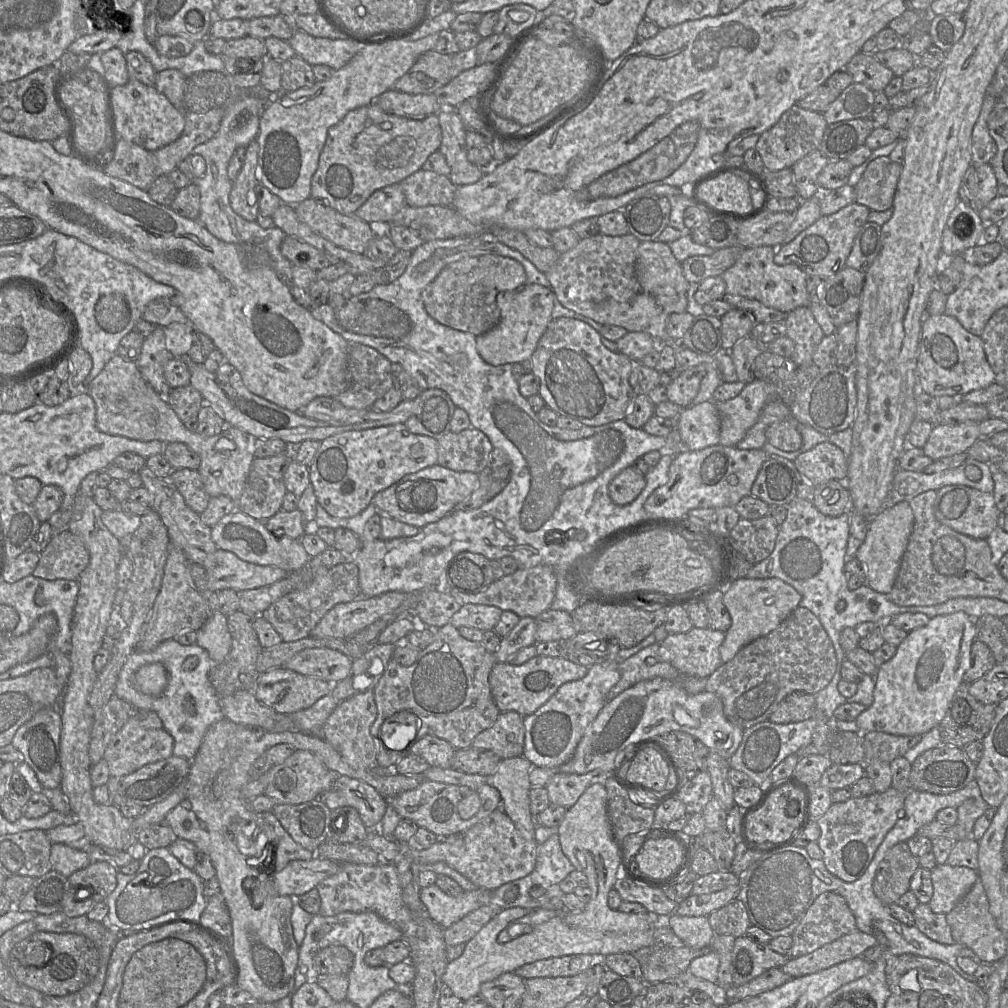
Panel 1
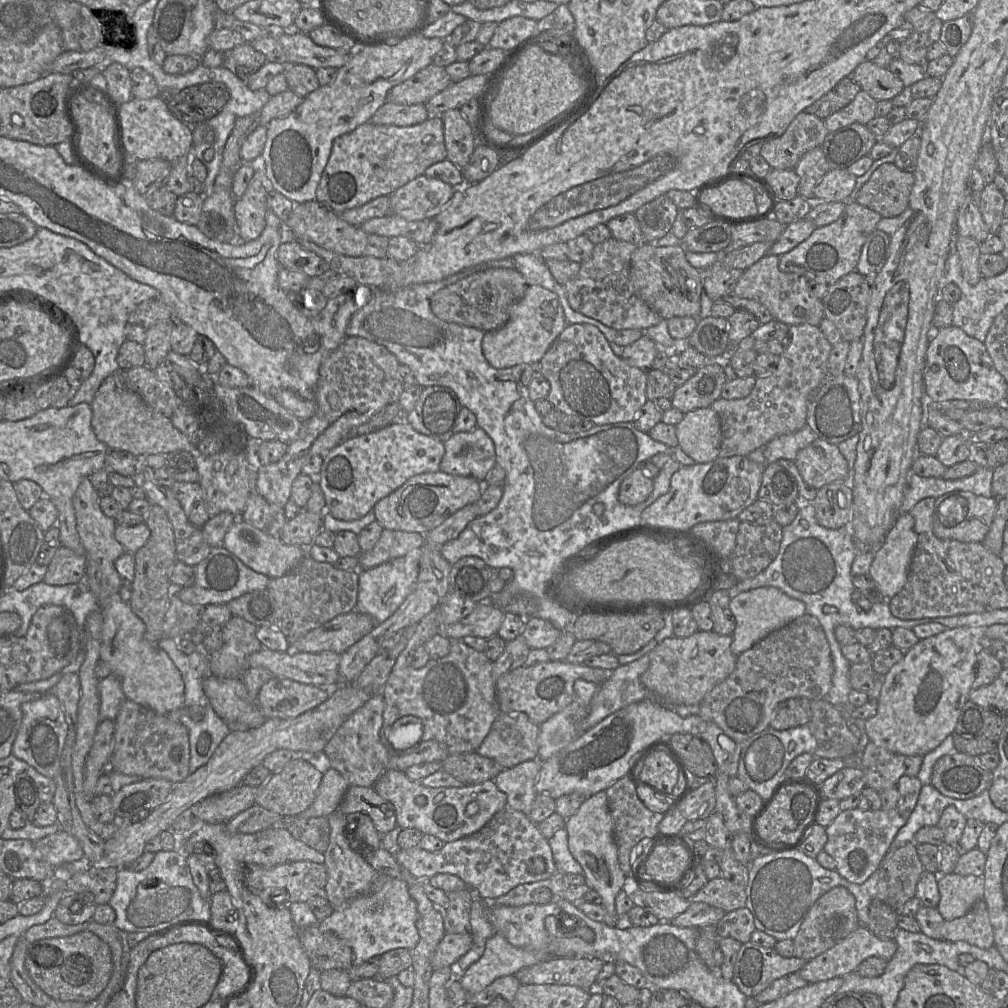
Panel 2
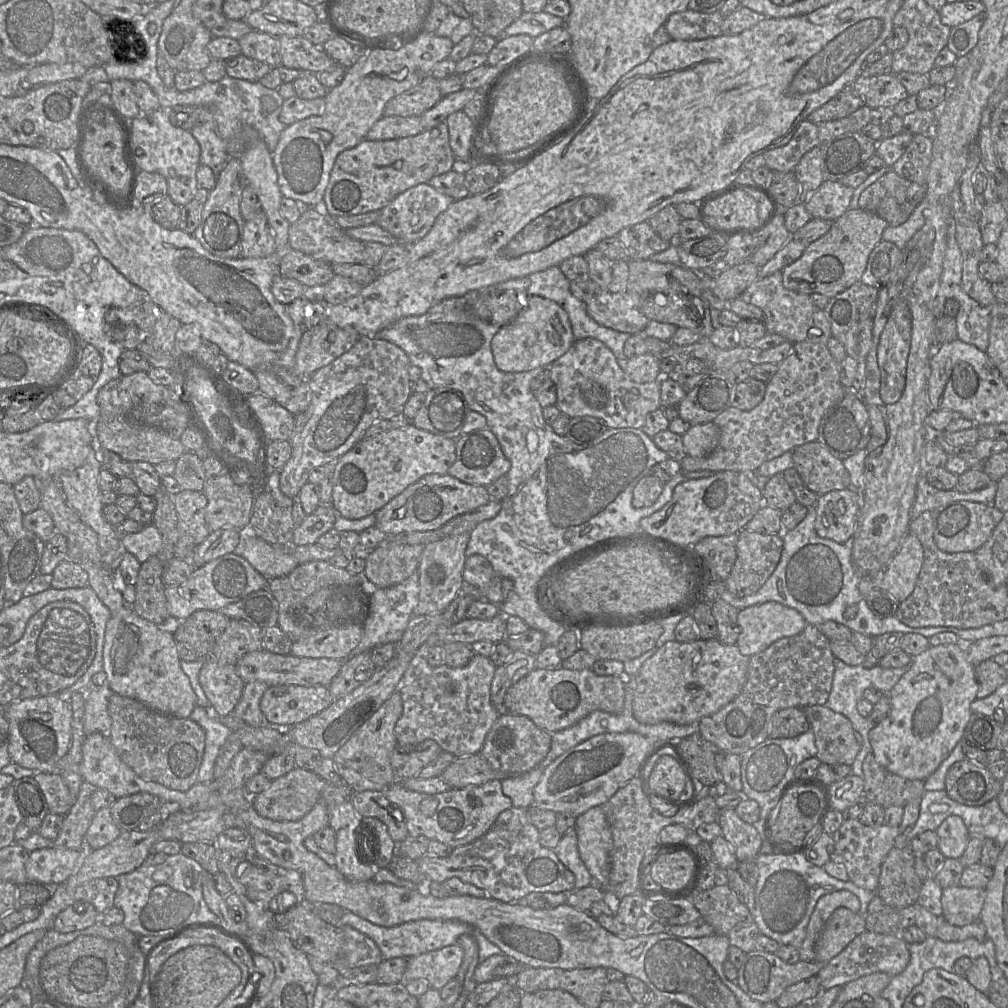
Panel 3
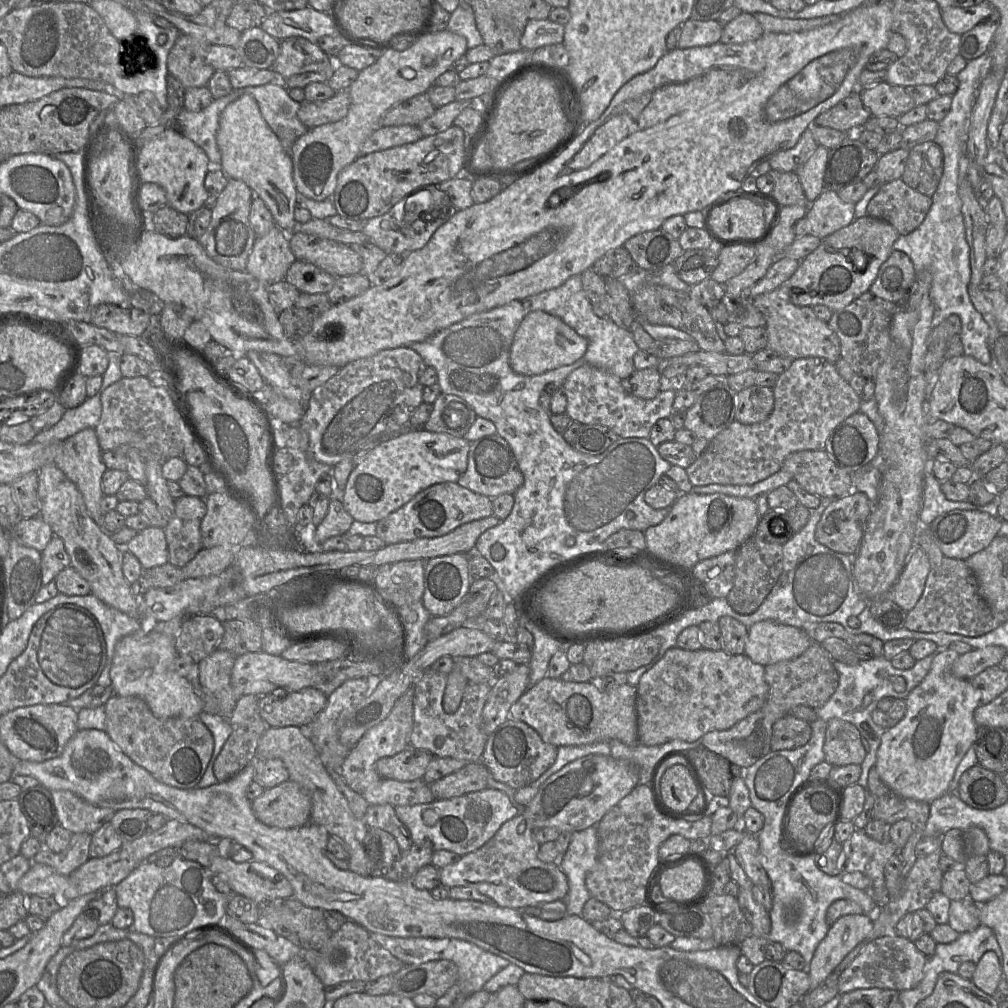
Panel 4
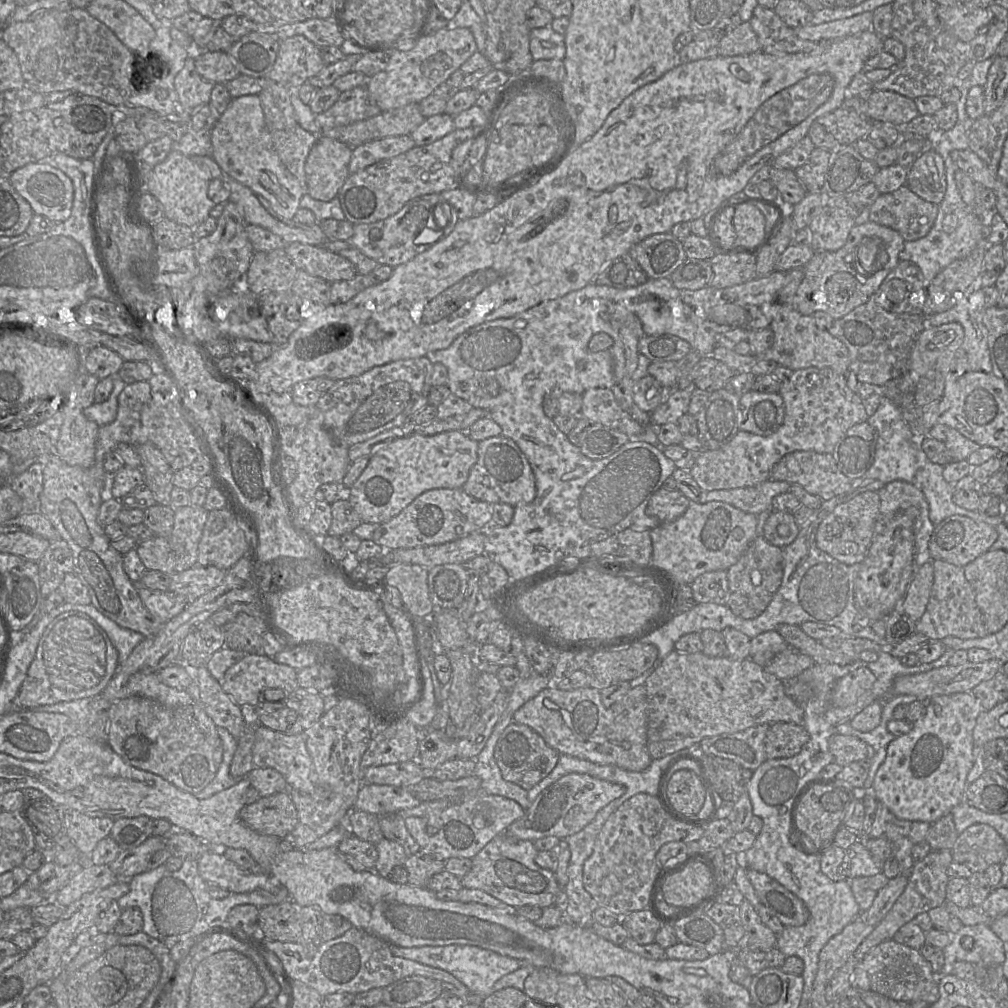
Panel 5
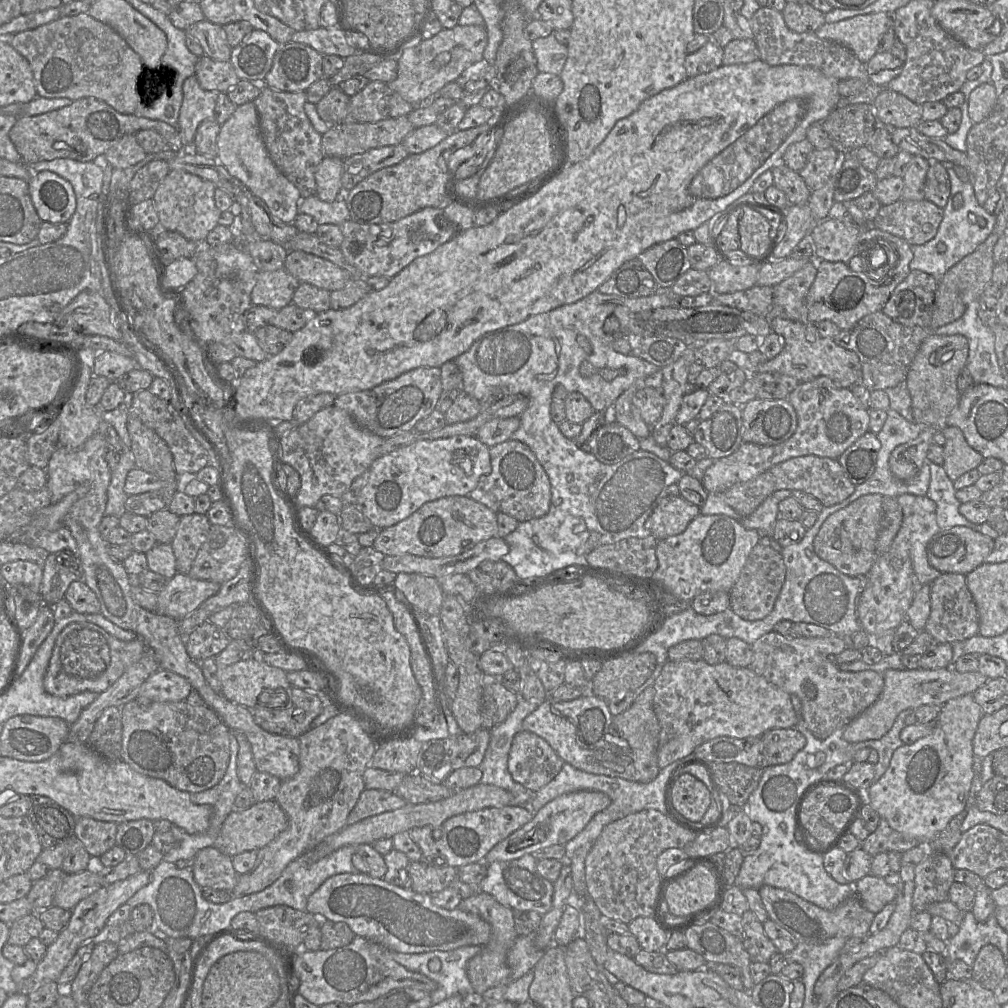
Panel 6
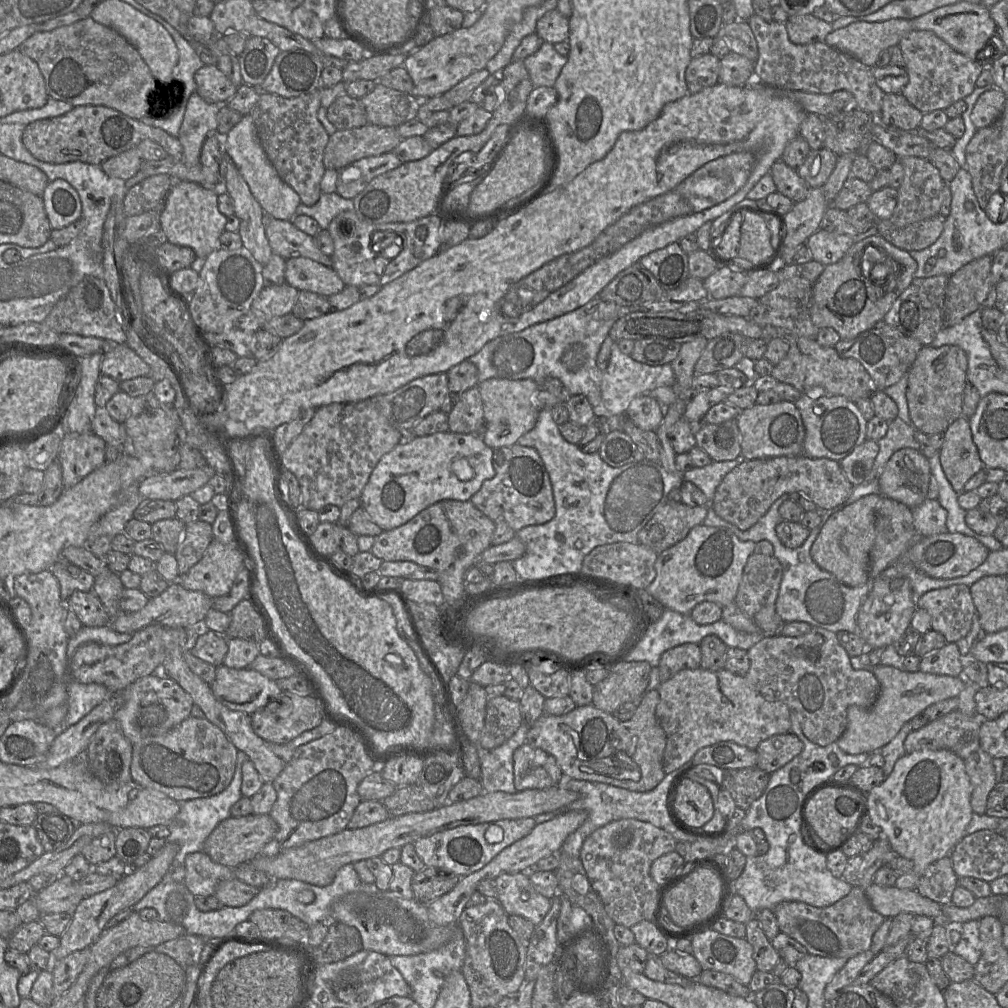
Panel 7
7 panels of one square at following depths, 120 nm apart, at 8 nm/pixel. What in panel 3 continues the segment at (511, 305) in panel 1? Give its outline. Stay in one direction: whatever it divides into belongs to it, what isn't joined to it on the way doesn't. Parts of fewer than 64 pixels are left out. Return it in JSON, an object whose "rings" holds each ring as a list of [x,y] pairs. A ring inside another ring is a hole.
{"rings":[[[530,296],[516,317],[494,335],[491,350],[500,371],[526,372],[549,367],[570,349],[574,341],[575,337],[566,311],[550,299]]]}

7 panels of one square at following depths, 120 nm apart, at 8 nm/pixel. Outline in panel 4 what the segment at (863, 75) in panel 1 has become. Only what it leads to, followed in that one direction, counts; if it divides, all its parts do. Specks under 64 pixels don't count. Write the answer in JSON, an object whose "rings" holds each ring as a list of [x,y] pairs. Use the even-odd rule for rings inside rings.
{"rings":[[[886,81],[859,90],[863,105],[873,116],[899,118],[915,106],[904,87]]]}

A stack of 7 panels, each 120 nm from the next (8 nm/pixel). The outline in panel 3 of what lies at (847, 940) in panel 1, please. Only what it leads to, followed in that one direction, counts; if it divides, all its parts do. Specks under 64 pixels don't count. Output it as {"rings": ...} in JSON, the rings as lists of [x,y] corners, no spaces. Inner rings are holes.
{"rings":[[[864,931],[855,937],[837,956],[824,964],[817,973],[821,987],[828,990],[832,987],[843,987],[862,976],[883,972],[893,977],[902,973],[910,961],[908,943],[898,935],[878,934]]]}

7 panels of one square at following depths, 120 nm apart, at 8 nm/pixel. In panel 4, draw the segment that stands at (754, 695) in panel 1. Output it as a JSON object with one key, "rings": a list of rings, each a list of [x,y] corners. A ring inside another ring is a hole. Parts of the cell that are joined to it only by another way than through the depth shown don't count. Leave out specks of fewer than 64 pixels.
{"rings":[[[812,641],[800,656],[765,666],[769,691],[764,705],[727,730],[711,731],[701,738],[701,744],[732,764],[746,769],[771,751],[772,728],[776,721],[796,706],[814,709],[826,703],[838,687],[839,675],[833,659],[821,643]]]}

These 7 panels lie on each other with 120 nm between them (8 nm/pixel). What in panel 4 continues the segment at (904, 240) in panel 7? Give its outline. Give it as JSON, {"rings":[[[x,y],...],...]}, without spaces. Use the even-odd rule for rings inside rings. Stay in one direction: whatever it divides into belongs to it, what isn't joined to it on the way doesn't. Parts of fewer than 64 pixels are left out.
{"rings":[[[901,179],[881,184],[867,206],[867,216],[891,224],[900,235],[907,235],[924,221],[932,199],[916,192]]]}

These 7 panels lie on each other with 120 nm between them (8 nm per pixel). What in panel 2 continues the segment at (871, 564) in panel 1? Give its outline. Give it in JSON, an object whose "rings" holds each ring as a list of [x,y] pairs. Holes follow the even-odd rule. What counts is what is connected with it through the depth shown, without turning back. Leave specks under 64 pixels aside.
{"rings":[[[900,513],[882,546],[874,551],[869,575],[886,597],[892,598],[905,586],[917,537],[911,513]]]}

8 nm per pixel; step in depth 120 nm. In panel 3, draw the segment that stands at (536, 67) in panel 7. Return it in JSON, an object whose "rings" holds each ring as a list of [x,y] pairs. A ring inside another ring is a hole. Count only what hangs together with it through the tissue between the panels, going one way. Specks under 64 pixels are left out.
{"rings":[[[545,11],[537,13],[523,12],[518,20],[505,29],[504,36],[527,34],[535,38],[560,26],[565,26],[565,19],[556,15]]]}

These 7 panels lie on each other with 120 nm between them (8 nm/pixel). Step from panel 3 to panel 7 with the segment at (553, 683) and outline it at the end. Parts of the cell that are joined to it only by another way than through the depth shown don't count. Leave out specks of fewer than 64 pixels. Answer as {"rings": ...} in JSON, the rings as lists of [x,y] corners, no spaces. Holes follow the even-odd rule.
{"rings":[[[655,688],[645,696],[627,721],[620,721],[593,704],[576,706],[560,716],[543,714],[529,728],[526,743],[552,755],[566,778],[647,792],[654,789],[666,775],[663,771],[666,735],[656,718],[659,701],[660,693]]]}

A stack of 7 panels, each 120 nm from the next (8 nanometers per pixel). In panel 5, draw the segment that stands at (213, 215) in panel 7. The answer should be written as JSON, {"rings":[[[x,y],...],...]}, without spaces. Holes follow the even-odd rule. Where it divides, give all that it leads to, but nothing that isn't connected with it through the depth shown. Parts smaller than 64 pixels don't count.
{"rings":[[[172,150],[166,159],[149,173],[144,189],[162,204],[164,217],[176,223],[194,227],[206,220],[216,205],[208,196],[212,179],[191,157]]]}

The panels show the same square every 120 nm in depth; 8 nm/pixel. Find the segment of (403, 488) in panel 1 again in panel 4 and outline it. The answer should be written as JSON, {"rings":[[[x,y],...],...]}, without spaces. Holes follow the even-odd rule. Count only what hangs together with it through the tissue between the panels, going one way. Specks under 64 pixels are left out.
{"rings":[[[457,482],[434,484],[409,502],[376,522],[376,534],[386,545],[420,538],[443,536],[462,524],[493,515],[492,499],[460,486]]]}

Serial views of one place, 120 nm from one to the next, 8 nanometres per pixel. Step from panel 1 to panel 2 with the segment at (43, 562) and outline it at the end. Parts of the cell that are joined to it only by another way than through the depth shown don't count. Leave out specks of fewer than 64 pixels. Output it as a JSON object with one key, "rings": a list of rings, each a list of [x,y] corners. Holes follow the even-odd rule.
{"rings":[[[61,545],[47,566],[43,582],[55,586],[83,582],[85,571],[85,556],[80,556]]]}

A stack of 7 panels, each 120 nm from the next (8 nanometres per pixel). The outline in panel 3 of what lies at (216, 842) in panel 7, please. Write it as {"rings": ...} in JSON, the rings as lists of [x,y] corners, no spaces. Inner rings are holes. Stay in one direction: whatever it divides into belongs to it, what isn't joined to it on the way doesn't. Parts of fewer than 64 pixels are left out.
{"rings":[[[294,767],[286,774],[271,780],[262,792],[251,797],[255,811],[262,817],[276,821],[296,821],[305,816],[319,801],[323,781],[308,769]]]}

